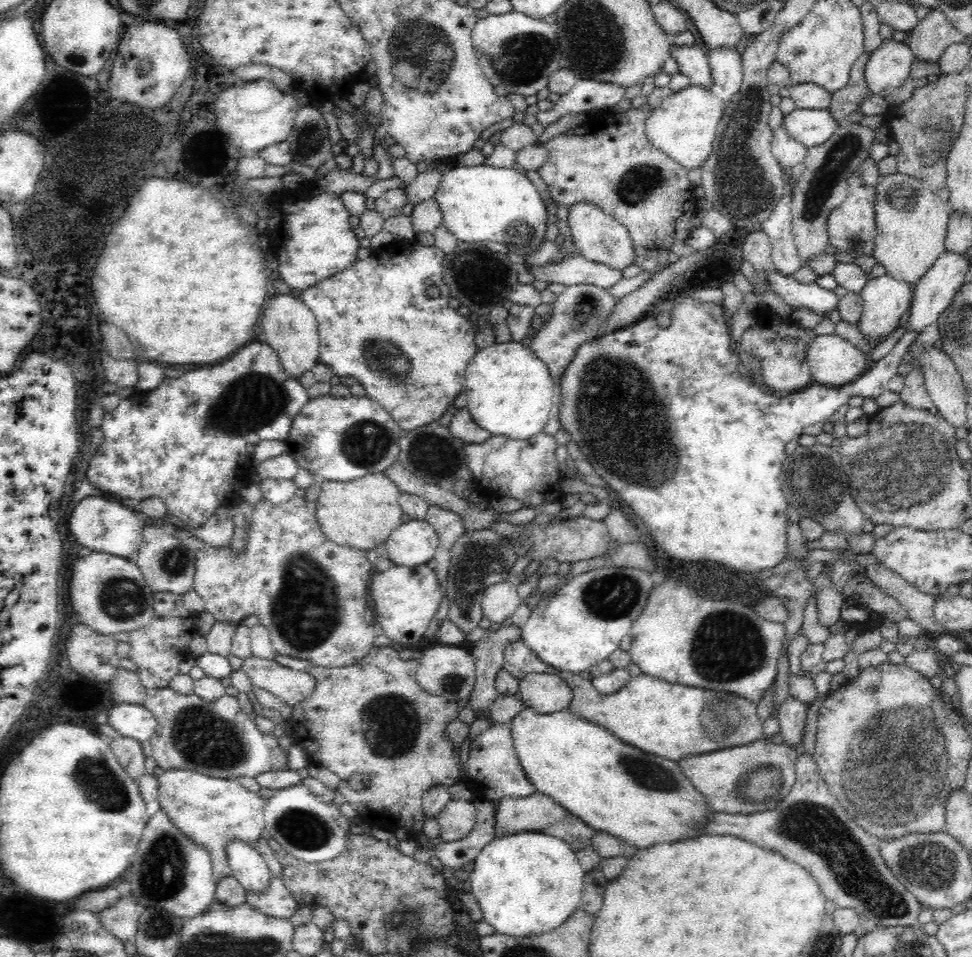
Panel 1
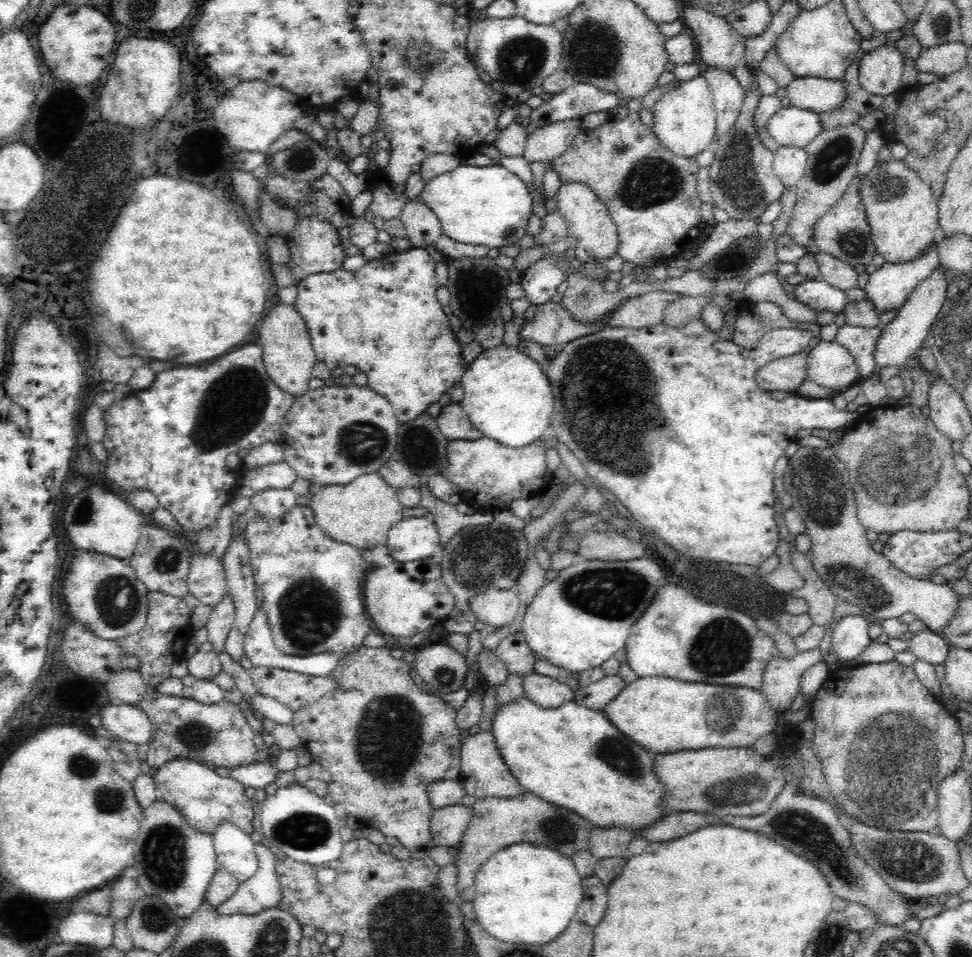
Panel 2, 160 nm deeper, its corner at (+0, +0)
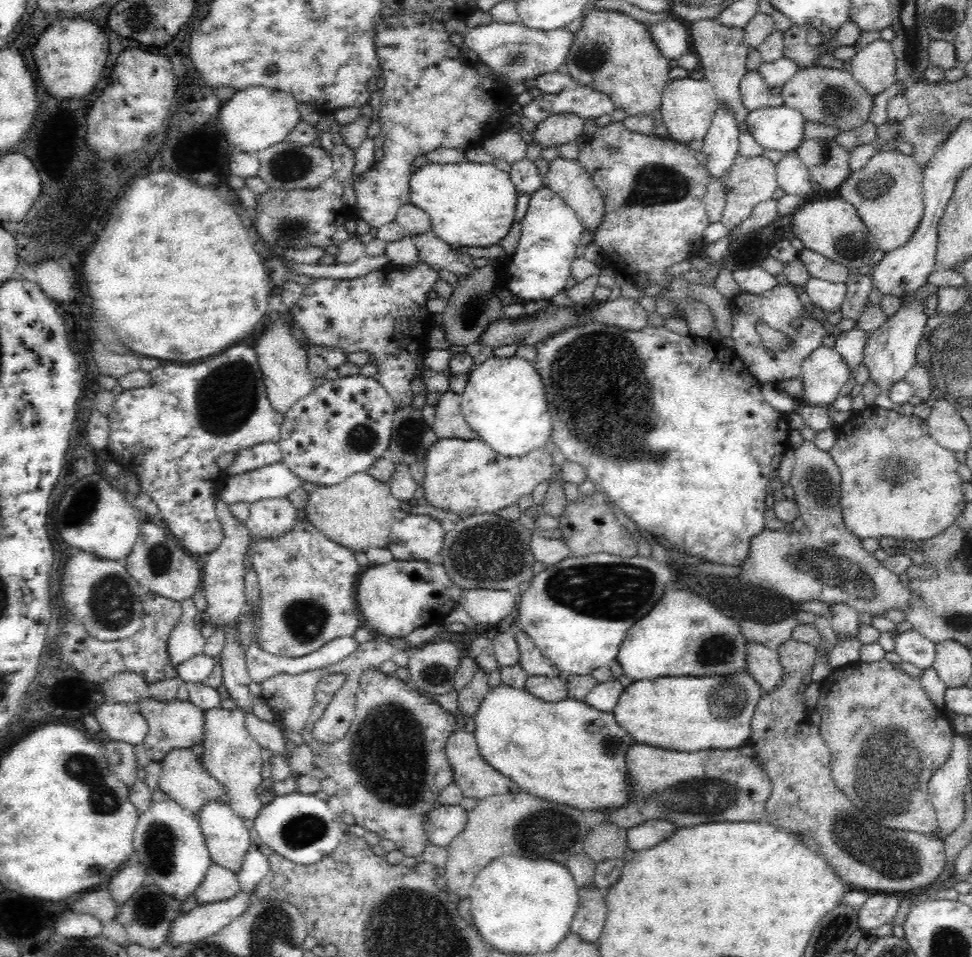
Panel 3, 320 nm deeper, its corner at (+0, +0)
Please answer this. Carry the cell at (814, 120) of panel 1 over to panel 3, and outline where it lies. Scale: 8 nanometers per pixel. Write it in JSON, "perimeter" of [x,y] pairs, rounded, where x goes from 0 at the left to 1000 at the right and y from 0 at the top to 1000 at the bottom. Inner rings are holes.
{"perimeter":[[[806,109],[772,115],[765,129],[778,148],[790,157],[809,160],[825,150],[827,122],[823,116]]]}

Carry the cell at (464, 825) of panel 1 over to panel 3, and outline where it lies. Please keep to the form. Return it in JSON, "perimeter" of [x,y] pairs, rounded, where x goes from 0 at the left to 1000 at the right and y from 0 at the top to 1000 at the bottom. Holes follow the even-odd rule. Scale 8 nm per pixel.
{"perimeter":[[[451,840],[437,857],[437,869],[442,882],[461,885],[479,865],[480,848],[473,841]]]}

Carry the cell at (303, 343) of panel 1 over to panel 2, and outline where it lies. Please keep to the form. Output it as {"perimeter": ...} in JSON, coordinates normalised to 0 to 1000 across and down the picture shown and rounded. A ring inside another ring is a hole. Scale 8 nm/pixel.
{"perimeter":[[[287,315],[267,339],[265,358],[270,363],[270,375],[274,389],[288,406],[302,413],[302,416],[319,406],[320,387],[326,378],[315,341],[313,332],[305,325],[302,319],[295,320]]]}

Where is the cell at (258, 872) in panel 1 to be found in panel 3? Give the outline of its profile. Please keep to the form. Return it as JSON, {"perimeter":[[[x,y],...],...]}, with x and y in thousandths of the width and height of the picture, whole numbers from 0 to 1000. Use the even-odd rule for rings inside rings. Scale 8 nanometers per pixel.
{"perimeter":[[[213,837],[201,853],[219,903],[238,910],[245,909],[249,903],[249,894],[253,892],[258,882],[256,867],[251,862],[251,856],[241,850],[237,841],[224,837]]]}

